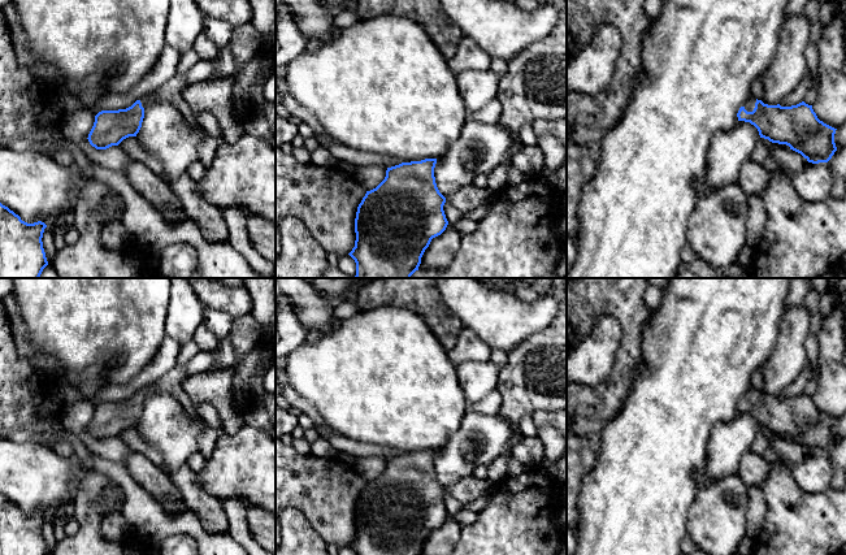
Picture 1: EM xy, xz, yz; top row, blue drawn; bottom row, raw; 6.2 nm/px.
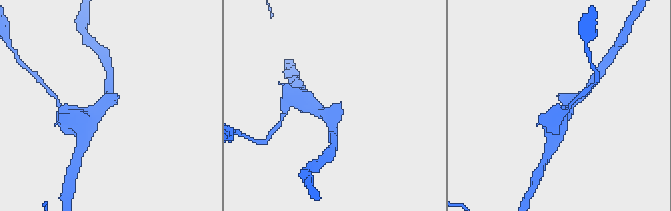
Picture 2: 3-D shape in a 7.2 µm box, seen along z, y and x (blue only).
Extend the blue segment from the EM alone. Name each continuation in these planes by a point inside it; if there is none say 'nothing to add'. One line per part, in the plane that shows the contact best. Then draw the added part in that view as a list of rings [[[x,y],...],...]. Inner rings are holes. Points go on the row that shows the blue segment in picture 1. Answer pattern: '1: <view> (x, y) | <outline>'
1: yz (749, 105) | [[[750,95],[743,107],[747,112],[752,112],[755,108],[755,103],[756,103],[756,99],[752,95]]]

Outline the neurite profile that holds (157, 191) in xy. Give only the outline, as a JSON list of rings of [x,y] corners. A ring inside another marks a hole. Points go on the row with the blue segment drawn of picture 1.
[[[131,160],[123,173],[135,191],[161,213],[165,222],[164,208],[166,205],[183,212],[183,207],[173,192],[169,182],[155,174],[144,164]]]

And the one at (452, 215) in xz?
[[[447,201],[443,205],[443,211],[444,211],[444,214],[446,214],[448,224],[455,224],[456,221],[464,218],[463,212]]]

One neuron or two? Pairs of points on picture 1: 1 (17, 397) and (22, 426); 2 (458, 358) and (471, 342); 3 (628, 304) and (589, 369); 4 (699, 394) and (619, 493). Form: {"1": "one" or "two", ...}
{"1": "one", "2": "one", "3": "two", "4": "one"}

